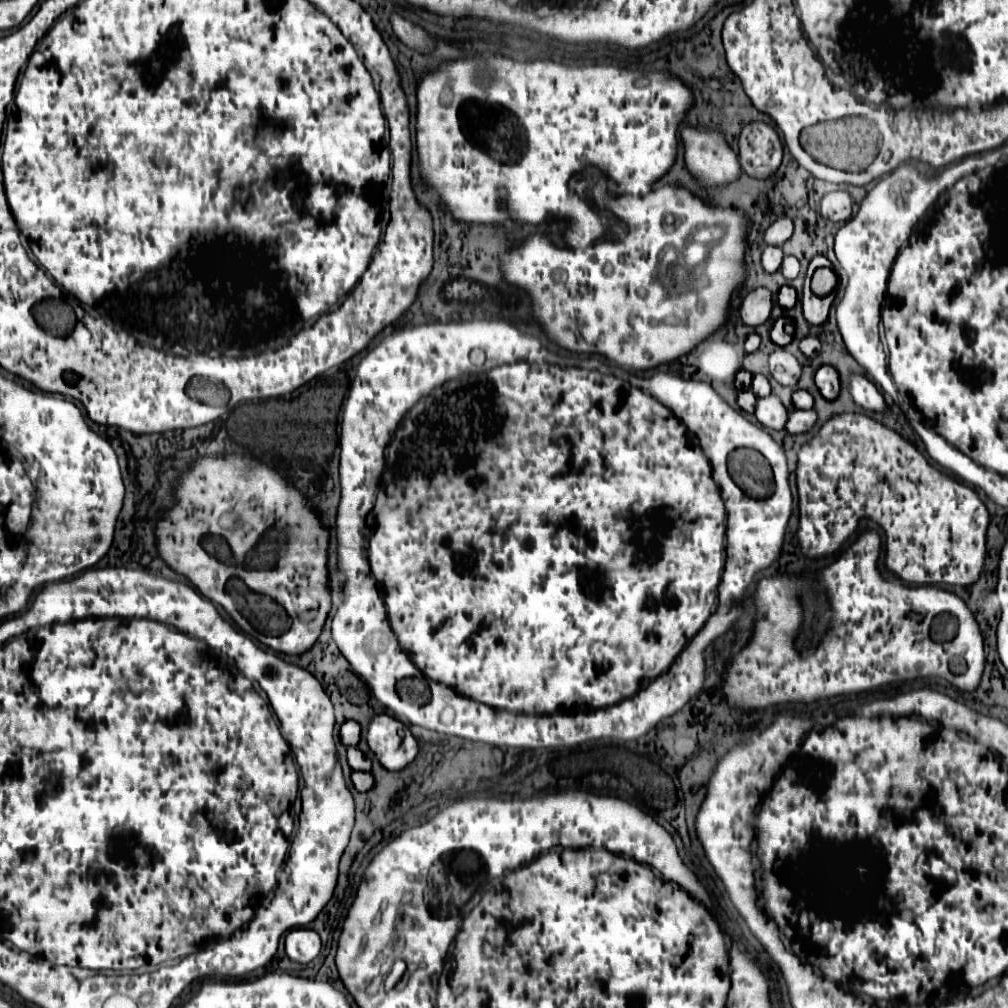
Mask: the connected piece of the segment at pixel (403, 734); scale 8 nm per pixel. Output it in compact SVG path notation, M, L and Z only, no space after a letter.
M389 714L373 718L367 734L371 752L387 770L403 770L417 756L417 740L411 730Z

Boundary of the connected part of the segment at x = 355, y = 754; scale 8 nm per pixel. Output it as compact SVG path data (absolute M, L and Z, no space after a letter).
M349 748L347 760L349 760L349 766L353 770L371 770L371 760L359 748Z

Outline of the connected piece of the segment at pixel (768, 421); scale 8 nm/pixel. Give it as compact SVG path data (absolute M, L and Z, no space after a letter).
M771 394L767 398L757 398L757 406L755 406L755 418L759 420L759 424L773 428L773 430L783 430L787 424L787 410L783 406L783 402Z

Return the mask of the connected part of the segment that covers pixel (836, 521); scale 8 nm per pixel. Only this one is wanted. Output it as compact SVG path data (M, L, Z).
M841 414L821 426L817 436L799 450L797 464L799 488L799 544L805 556L827 556L859 528L863 518L873 520L885 530L885 564L901 580L911 584L957 584L977 582L985 560L985 532L989 512L973 488L935 470L925 456L897 432L861 414Z

